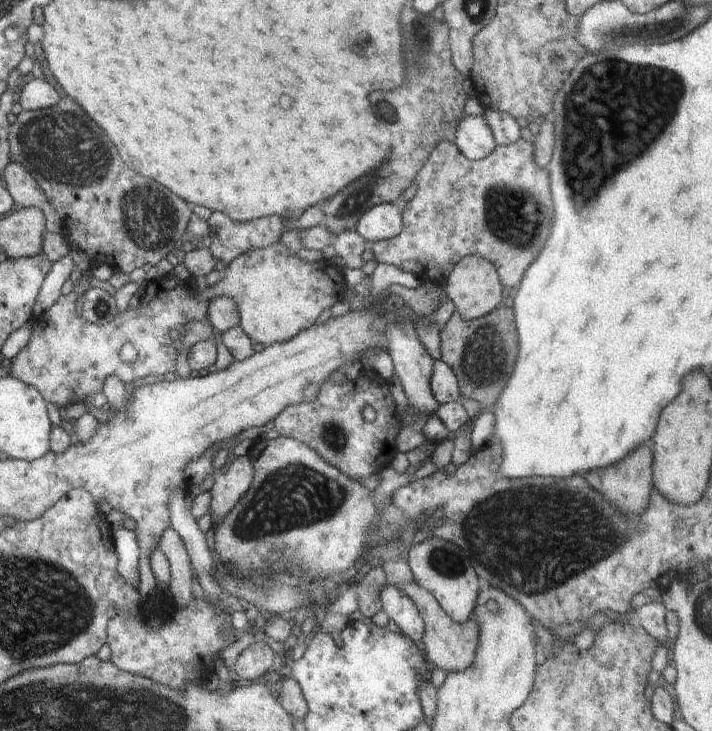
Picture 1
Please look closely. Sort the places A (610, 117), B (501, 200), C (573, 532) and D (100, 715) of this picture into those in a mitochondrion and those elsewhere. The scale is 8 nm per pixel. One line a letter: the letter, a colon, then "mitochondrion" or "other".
A: mitochondrion
B: mitochondrion
C: mitochondrion
D: mitochondrion

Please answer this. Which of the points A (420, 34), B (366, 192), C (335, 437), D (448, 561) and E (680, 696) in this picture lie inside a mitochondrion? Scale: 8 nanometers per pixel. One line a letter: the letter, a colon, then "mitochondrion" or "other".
A: mitochondrion
B: mitochondrion
C: mitochondrion
D: mitochondrion
E: other

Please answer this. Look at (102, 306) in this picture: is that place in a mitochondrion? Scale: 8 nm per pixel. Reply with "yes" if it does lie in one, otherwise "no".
yes

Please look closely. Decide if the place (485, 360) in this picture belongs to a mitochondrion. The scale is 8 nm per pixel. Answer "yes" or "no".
yes

